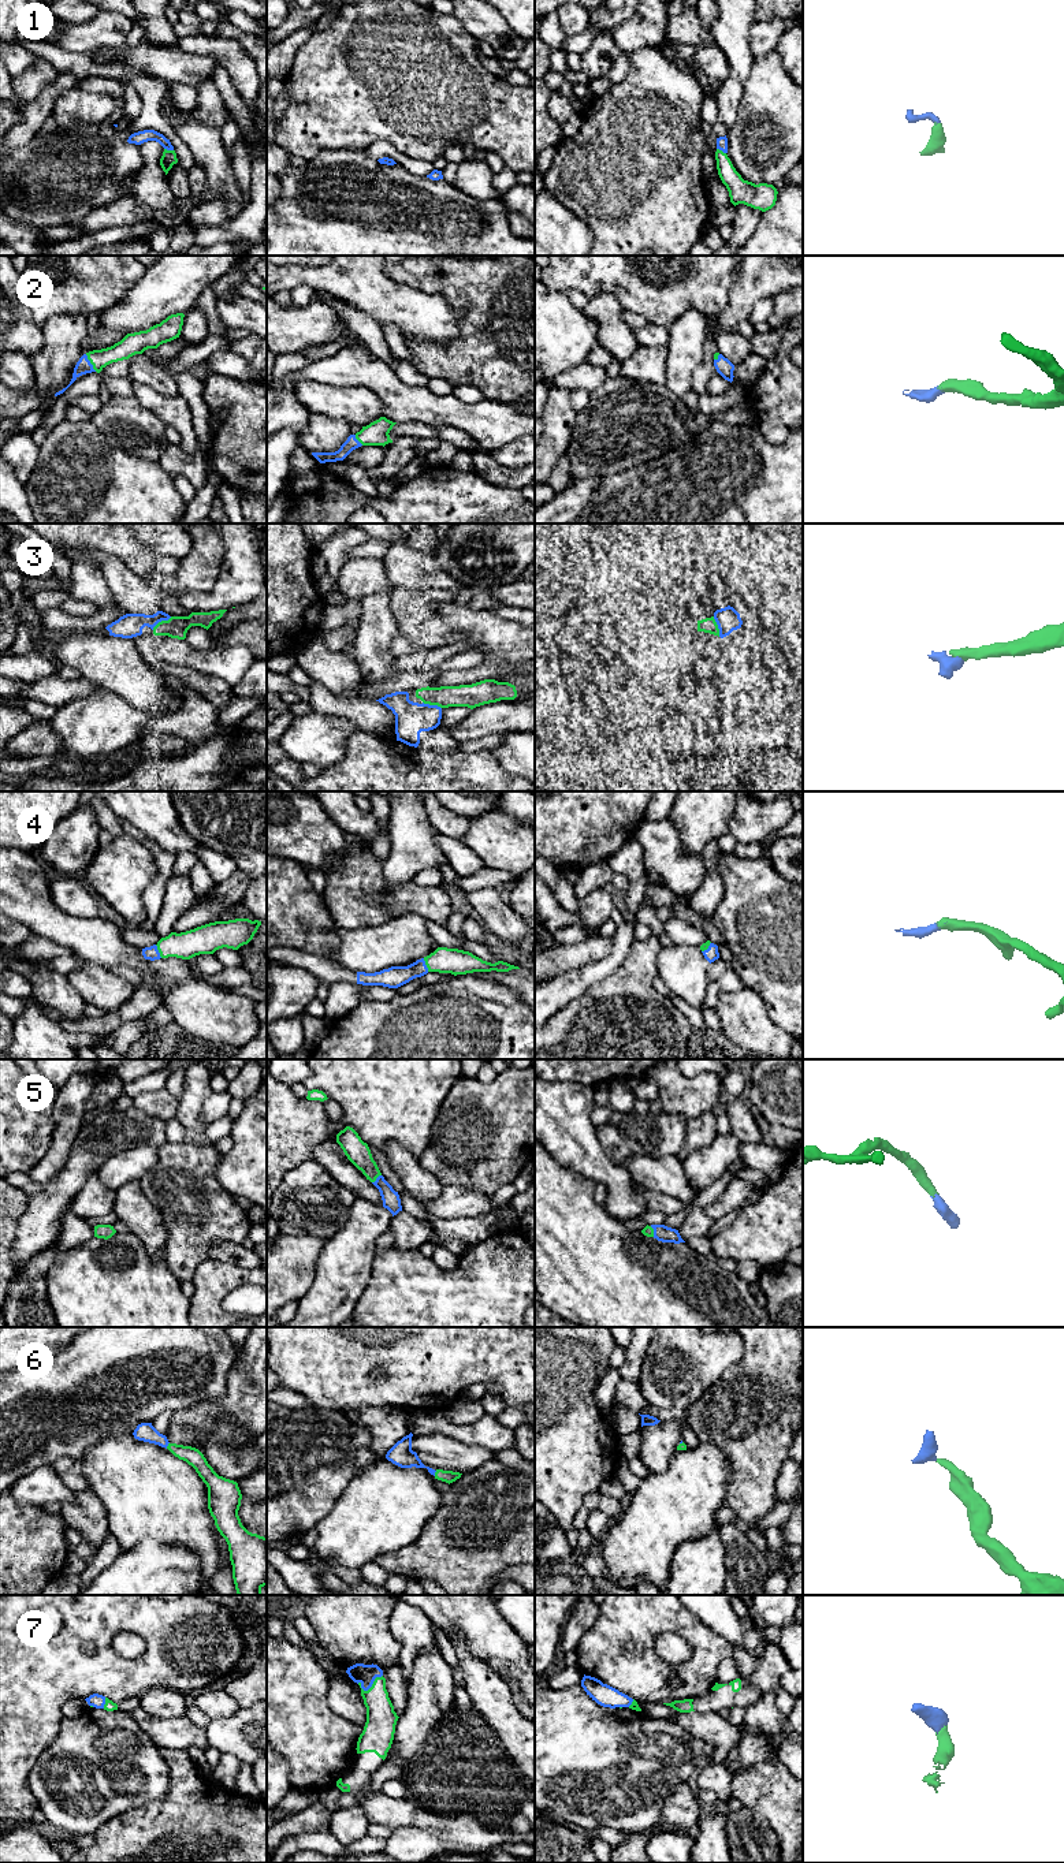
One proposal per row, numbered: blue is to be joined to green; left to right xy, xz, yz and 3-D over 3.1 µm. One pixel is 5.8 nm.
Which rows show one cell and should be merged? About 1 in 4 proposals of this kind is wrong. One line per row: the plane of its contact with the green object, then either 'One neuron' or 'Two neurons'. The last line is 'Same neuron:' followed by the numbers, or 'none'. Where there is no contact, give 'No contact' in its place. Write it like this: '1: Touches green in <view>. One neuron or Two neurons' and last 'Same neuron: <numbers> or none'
1: Touches green in xy. One neuron
2: Touches green in xy. One neuron
3: Touches green in xy. One neuron
4: Touches green in xy. One neuron
5: Touches green in xz. One neuron
6: Touches green in xy. One neuron
7: Touches green in xz. One neuron
Same neuron: 1, 2, 3, 4, 5, 6, 7

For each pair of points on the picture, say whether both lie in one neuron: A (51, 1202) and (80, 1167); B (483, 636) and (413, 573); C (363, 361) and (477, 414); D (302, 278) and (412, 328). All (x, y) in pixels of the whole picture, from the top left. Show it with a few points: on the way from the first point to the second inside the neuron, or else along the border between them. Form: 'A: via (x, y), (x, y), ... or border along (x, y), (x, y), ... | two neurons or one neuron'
A: via (59, 1193), (73, 1176) | one neuron
B: border along (395, 587), (417, 591) | two neurons
C: via (391, 390), (405, 403), (449, 410) | one neuron
D: via (330, 278), (357, 278), (384, 301) | one neuron

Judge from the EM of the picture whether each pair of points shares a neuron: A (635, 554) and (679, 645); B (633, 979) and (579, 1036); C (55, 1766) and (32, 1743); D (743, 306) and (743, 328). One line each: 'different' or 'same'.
A: different
B: same
C: different
D: different

